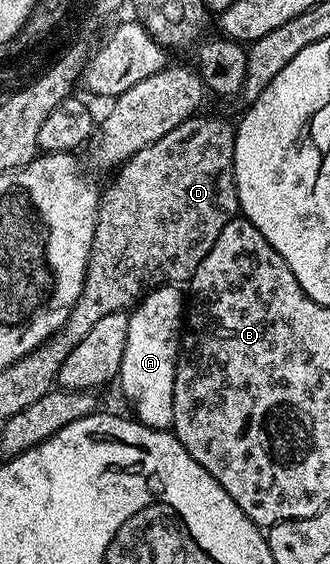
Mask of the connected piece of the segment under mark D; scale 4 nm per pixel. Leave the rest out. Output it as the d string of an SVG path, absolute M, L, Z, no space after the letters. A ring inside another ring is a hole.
M189 118L182 121L177 128L170 130L149 148L138 150L137 153L119 166L116 172L118 173L116 181L105 190L104 197L101 200L99 197L96 210L96 229L88 250L88 265L84 271L84 284L81 286L74 306L68 311L67 319L48 338L52 344L52 354L64 354L64 352L74 350L74 346L78 346L78 342L82 342L82 338L86 338L86 334L90 334L90 330L94 330L94 322L106 318L106 314L128 312L129 309L144 299L149 290L168 285L180 286L183 285L183 280L184 283L191 281L192 276L198 270L198 266L206 258L206 254L210 254L214 242L218 242L218 234L222 234L222 230L230 221L237 219L240 200L236 197L236 173L232 170L234 150L236 149L236 134L233 125L231 123L228 125L224 120L196 119Z

